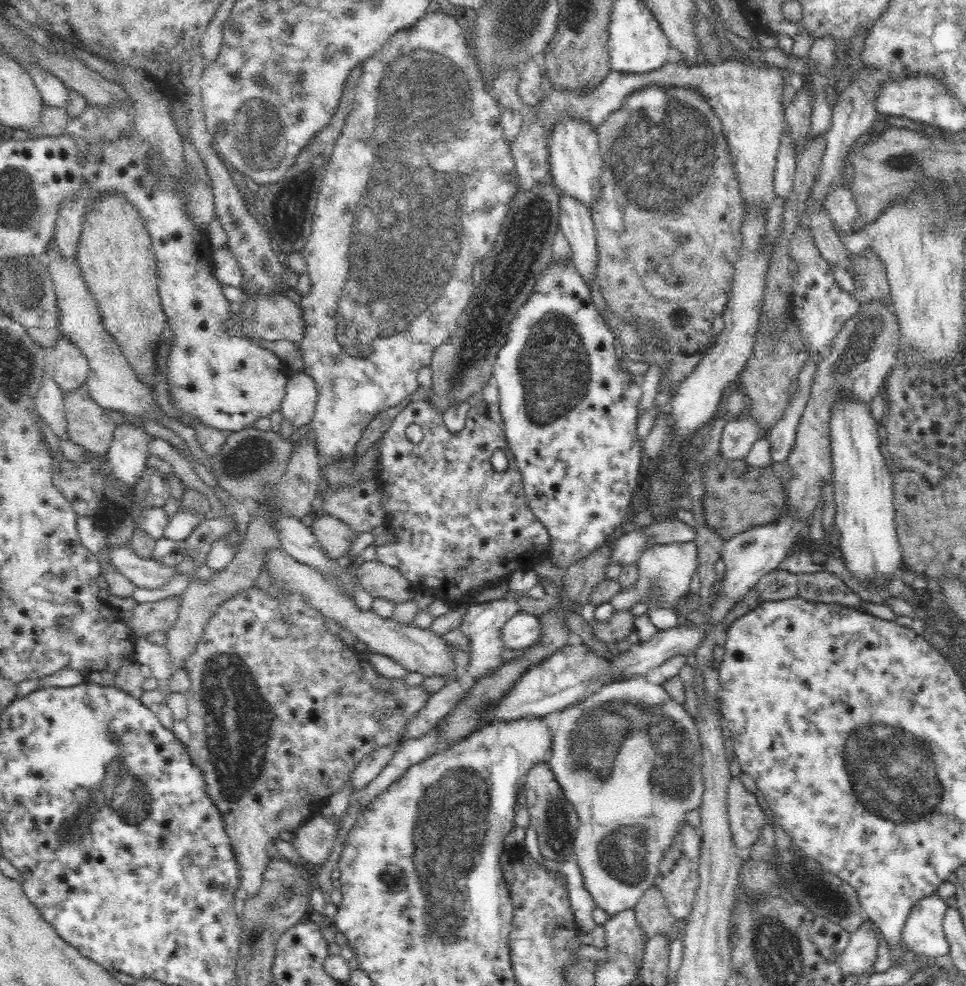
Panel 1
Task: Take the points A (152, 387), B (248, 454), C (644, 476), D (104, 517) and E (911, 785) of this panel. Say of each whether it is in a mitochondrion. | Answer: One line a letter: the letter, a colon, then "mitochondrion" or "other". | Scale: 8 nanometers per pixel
A: other
B: mitochondrion
C: other
D: other
E: mitochondrion

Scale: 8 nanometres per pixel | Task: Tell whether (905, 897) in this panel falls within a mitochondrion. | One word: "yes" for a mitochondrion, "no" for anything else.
no

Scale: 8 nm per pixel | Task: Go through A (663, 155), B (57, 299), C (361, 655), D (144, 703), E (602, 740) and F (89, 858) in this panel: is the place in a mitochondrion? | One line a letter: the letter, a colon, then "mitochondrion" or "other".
A: mitochondrion
B: other
C: other
D: other
E: mitochondrion
F: other

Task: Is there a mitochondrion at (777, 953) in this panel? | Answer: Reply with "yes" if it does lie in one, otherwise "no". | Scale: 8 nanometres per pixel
yes

